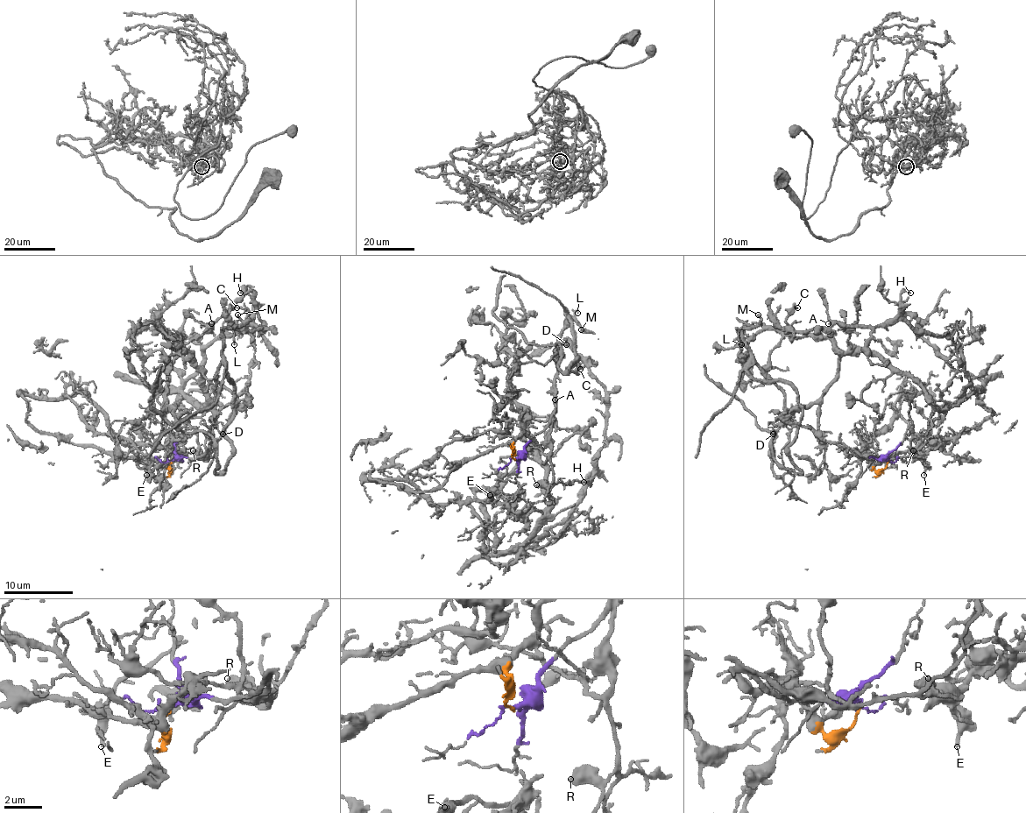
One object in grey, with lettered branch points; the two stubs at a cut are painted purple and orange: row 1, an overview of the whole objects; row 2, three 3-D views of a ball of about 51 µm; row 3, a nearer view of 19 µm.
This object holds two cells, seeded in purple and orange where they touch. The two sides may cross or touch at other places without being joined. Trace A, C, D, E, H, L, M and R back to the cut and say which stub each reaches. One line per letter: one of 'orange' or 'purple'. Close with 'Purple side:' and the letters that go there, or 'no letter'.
A: orange
C: orange
D: purple
E: orange
H: orange
L: purple
M: purple
R: purple
Purple side: D, L, M, R

